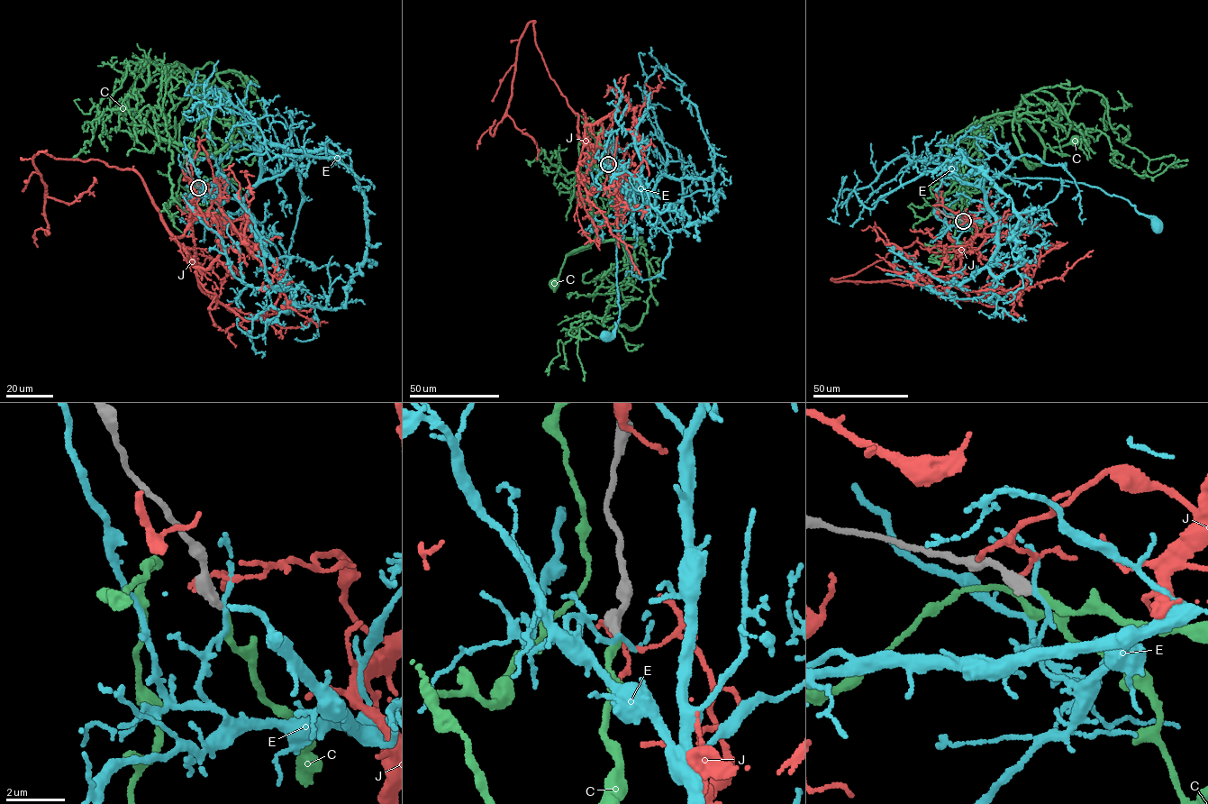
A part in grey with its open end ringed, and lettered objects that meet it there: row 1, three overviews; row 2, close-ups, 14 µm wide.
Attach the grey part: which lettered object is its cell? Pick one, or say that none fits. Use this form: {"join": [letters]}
{"join": ["C"]}

